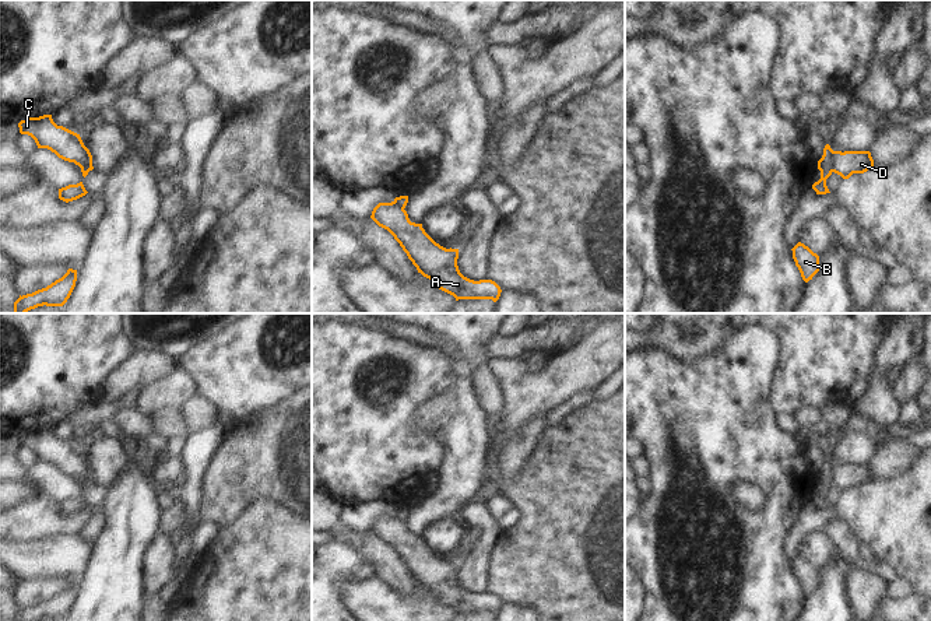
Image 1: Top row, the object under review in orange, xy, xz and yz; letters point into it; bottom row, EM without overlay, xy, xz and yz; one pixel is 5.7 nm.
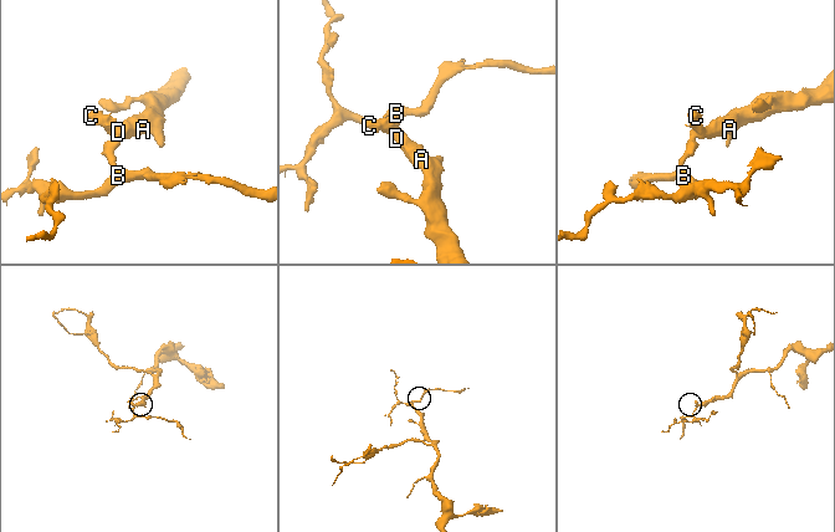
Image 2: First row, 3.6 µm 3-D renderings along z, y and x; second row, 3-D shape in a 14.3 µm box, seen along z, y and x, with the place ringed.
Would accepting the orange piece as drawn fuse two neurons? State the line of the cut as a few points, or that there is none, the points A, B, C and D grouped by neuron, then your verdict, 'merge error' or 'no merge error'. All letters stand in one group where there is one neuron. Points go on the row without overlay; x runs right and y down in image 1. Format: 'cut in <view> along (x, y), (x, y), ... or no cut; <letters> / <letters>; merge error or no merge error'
cut in yz along (833, 465), (831, 484); A C D / B; merge error

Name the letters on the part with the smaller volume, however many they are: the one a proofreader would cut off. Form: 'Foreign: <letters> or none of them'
Foreign: B

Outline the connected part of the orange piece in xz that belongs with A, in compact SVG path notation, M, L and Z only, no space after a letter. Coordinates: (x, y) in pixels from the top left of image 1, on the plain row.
M394 515L379 516L370 531L394 550L418 586L439 603L453 608L456 614L499 613L502 603L495 594L474 594L464 590L457 579L459 562L446 562L436 557L422 537L411 536L407 524Z

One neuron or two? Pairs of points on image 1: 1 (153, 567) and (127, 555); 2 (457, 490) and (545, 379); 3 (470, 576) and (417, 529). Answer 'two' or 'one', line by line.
1: two
2: two
3: two

